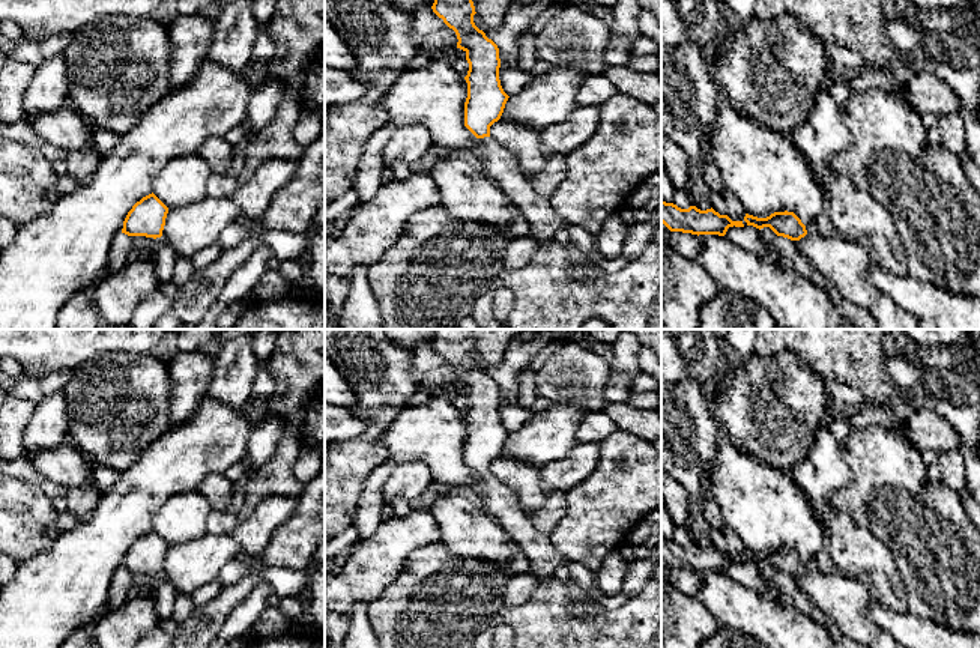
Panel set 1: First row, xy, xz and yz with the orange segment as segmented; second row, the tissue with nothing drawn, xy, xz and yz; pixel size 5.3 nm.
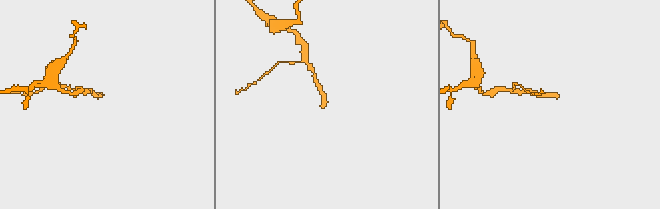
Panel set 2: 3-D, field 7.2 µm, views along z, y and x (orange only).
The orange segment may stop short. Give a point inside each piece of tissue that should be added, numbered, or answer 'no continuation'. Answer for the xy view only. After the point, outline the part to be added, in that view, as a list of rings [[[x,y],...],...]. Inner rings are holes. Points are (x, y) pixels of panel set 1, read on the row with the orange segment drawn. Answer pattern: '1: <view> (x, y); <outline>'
no continuation

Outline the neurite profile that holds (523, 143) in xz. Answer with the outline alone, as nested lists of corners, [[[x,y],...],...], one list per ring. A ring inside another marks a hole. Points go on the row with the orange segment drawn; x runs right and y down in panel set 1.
[[[499,119],[490,126],[490,137],[513,155],[526,179],[544,167],[538,131]]]

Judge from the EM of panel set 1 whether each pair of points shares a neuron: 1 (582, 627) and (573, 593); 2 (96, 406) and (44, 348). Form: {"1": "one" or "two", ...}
{"1": "one", "2": "two"}

